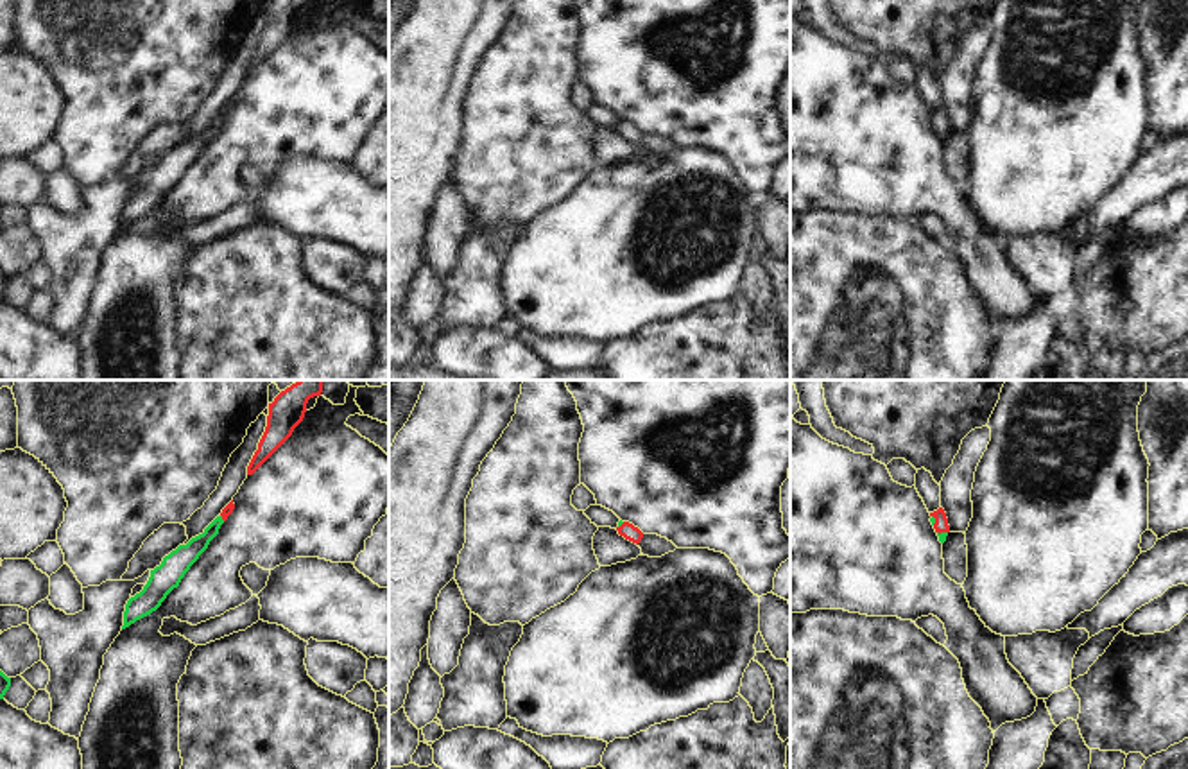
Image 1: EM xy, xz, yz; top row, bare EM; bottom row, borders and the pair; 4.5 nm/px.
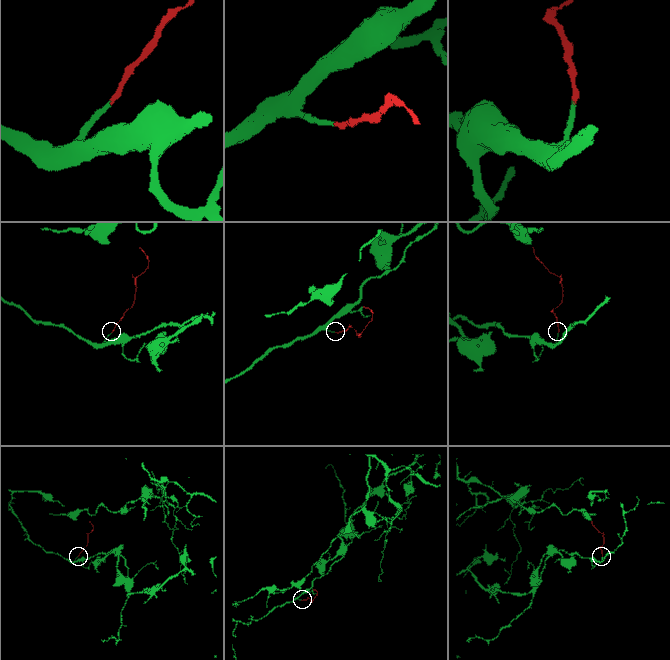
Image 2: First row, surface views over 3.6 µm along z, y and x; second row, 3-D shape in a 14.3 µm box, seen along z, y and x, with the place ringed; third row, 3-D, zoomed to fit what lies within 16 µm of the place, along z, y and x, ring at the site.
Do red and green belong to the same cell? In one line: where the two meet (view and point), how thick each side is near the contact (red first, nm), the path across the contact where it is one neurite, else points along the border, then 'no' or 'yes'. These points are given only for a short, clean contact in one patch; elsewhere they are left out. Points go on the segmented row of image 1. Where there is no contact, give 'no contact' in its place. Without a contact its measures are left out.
yz (943, 531) | 60/30 nm | across yz (941, 522), (943, 531), (943, 535) | yes

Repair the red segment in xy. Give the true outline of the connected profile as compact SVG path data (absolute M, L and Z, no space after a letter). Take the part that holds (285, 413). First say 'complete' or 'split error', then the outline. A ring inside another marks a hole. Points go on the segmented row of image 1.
complete; M297 380L269 403L267 427L247 466L247 475L253 475L292 436L305 418L308 400L321 393L323 380Z

